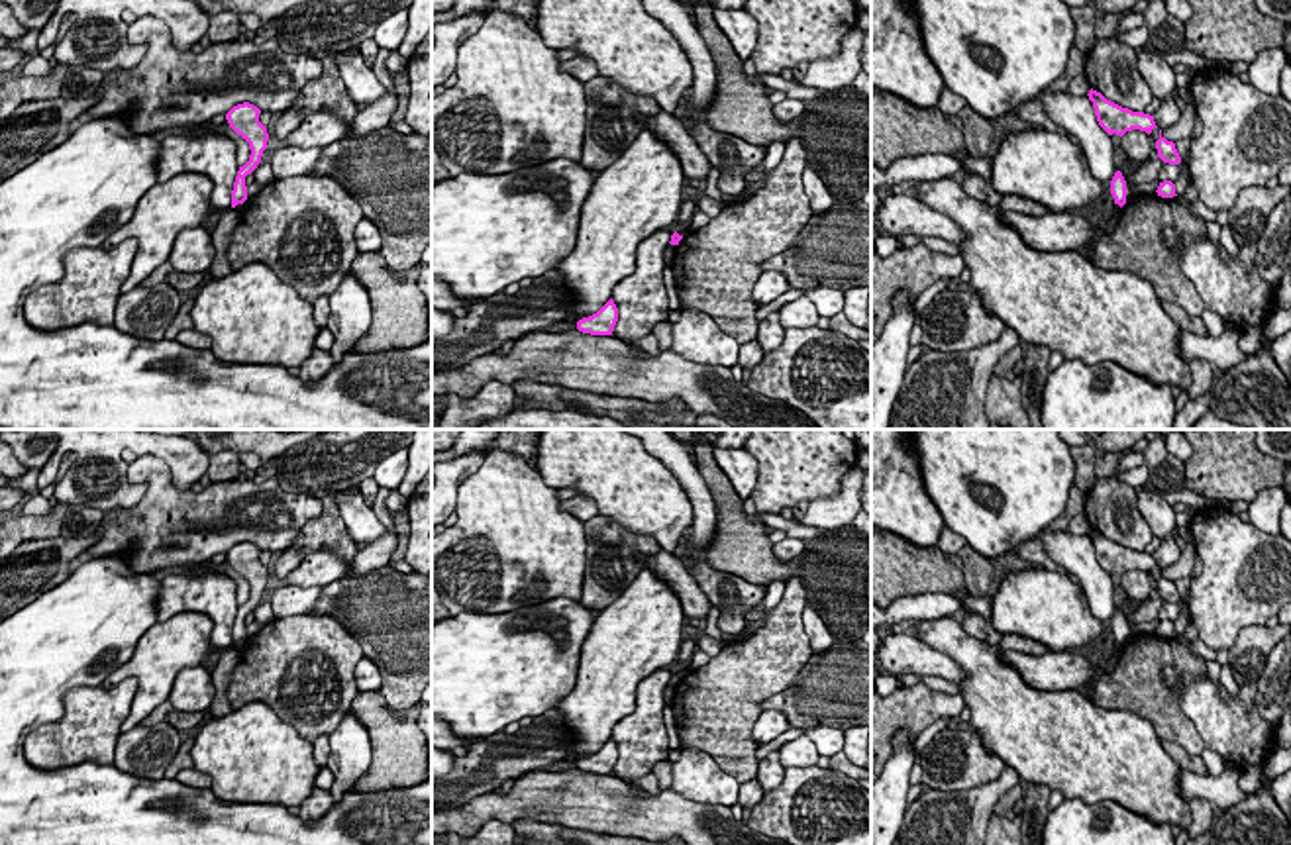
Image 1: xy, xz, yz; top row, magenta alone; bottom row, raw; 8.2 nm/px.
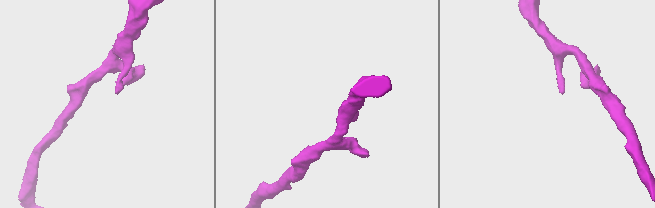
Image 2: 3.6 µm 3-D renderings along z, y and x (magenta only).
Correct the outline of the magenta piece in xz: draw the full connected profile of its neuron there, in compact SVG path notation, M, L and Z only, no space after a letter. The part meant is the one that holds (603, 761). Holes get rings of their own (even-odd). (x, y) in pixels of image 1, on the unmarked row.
M610 737L596 753L577 761L577 769L591 774L612 774L618 761L618 747Z

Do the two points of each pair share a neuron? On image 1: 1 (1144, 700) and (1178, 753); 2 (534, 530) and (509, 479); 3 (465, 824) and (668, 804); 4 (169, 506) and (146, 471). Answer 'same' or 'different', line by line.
1: different
2: same
3: same
4: same

